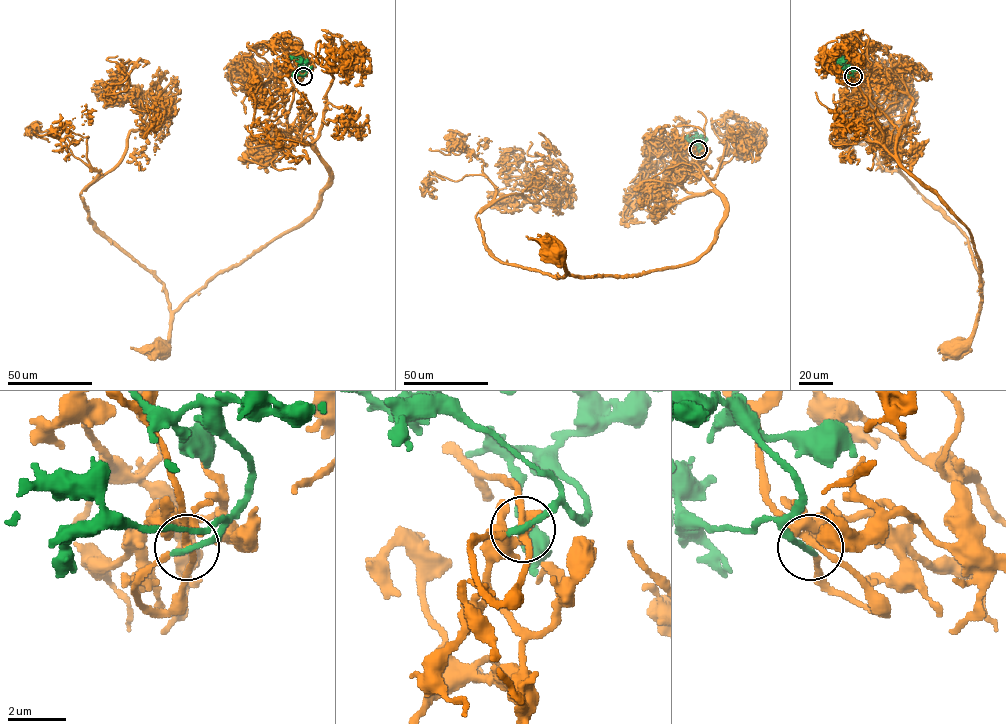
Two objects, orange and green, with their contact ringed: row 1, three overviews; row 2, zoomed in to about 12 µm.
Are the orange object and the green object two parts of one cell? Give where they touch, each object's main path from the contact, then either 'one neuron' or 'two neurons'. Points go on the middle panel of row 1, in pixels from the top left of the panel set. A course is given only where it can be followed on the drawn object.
place (698, 149); course orange (698, 149), (682, 186), (716, 193), (725, 216), (695, 259), (633, 275), (572, 276), (558, 253); course green (698, 149), (702, 147), (694, 140), (698, 138), (685, 138); one neuron

